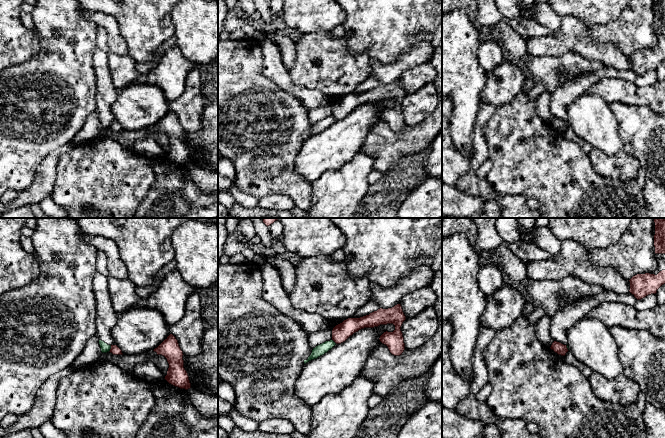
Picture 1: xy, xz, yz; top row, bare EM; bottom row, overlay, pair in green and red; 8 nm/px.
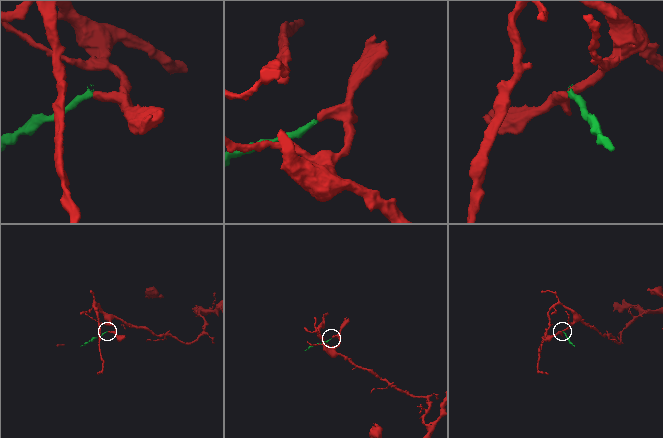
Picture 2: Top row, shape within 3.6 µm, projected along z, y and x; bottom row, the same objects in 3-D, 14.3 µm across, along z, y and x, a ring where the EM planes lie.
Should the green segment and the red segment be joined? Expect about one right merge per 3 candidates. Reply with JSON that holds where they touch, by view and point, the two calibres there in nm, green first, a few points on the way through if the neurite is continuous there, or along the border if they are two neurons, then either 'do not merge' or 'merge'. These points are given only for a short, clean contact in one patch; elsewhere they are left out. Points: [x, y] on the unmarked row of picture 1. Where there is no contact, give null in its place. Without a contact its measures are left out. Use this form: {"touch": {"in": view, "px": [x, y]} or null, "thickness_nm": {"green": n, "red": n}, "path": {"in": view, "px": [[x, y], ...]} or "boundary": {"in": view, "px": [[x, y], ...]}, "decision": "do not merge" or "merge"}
{"touch": {"in": "xy", "px": [110, 124]}, "thickness_nm": {"green": 70, "red": 80}, "boundary": {"in": "xy", "px": [[111, 121], [108, 127]]}, "decision": "do not merge"}

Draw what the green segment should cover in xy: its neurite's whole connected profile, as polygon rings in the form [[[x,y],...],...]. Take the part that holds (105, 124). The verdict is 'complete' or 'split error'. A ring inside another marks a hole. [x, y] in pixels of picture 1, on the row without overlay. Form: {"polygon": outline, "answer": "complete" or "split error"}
{"polygon": [[[96,48],[92,58],[96,75],[96,105],[102,129],[110,127],[113,121],[112,105],[119,91],[114,87],[108,65],[108,53]]], "answer": "split error"}

